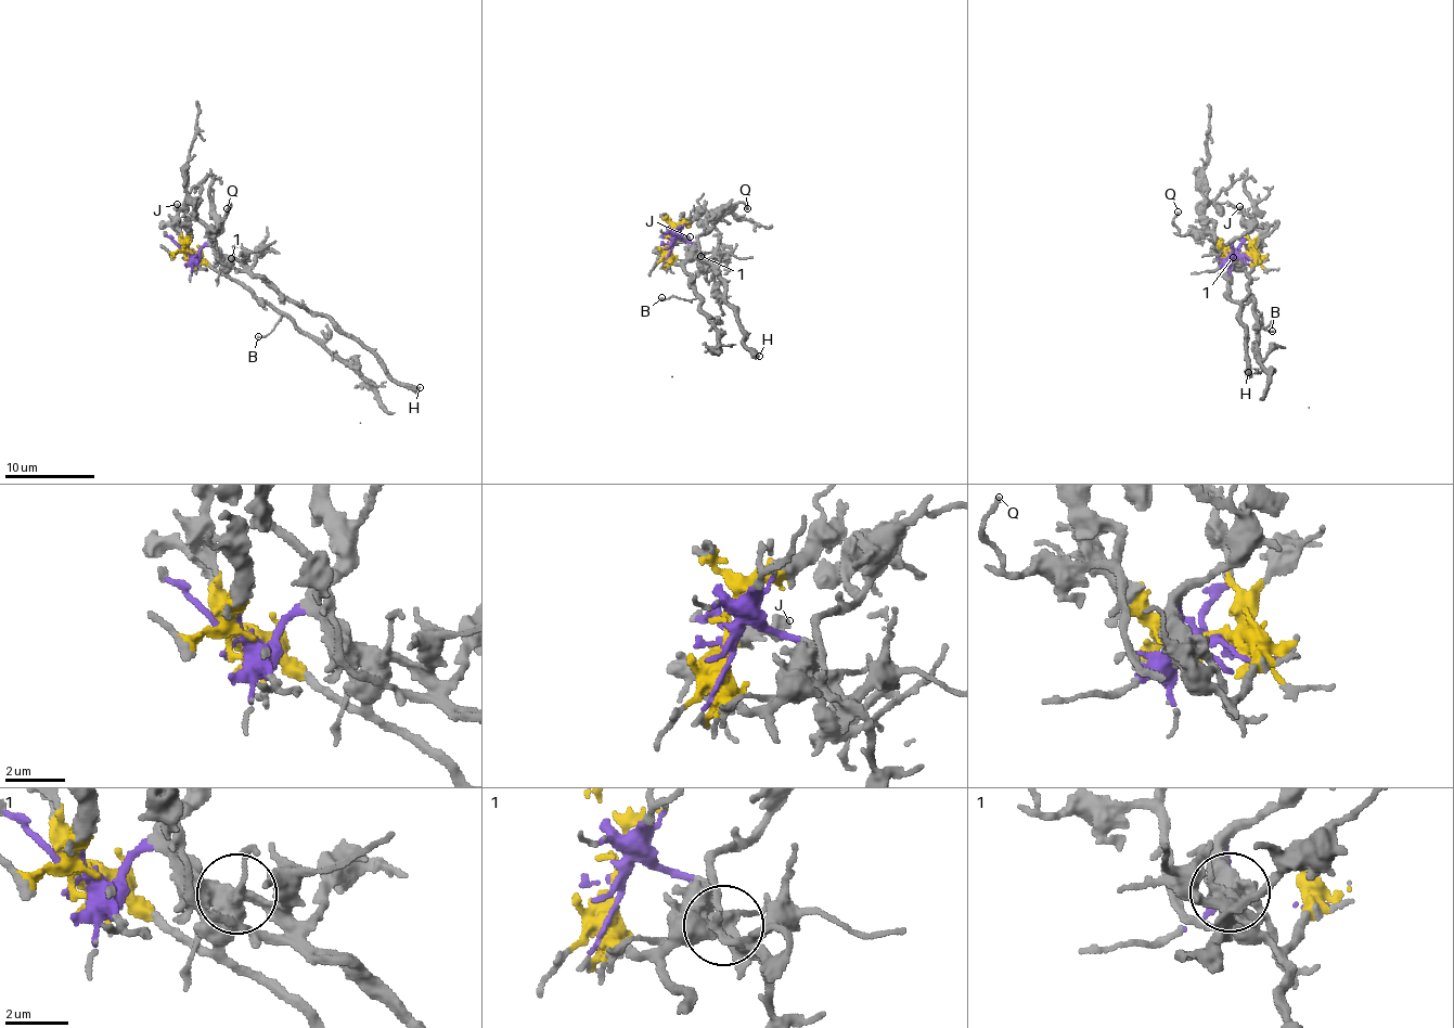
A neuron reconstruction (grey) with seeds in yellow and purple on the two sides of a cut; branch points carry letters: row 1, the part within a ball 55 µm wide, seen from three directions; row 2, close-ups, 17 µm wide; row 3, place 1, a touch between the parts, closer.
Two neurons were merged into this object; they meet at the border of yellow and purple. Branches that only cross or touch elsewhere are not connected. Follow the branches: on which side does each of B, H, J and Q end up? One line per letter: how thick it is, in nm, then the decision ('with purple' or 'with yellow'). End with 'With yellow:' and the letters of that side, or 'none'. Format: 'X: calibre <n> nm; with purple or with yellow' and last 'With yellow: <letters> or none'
B: calibre 120 nm; with yellow
H: calibre 480 nm; with purple
J: calibre 320 nm; with yellow
Q: calibre 130 nm; with purple
With yellow: B, J

